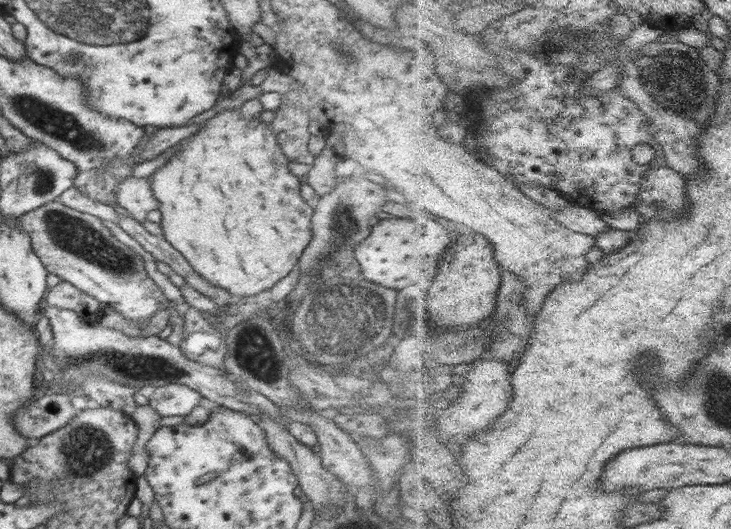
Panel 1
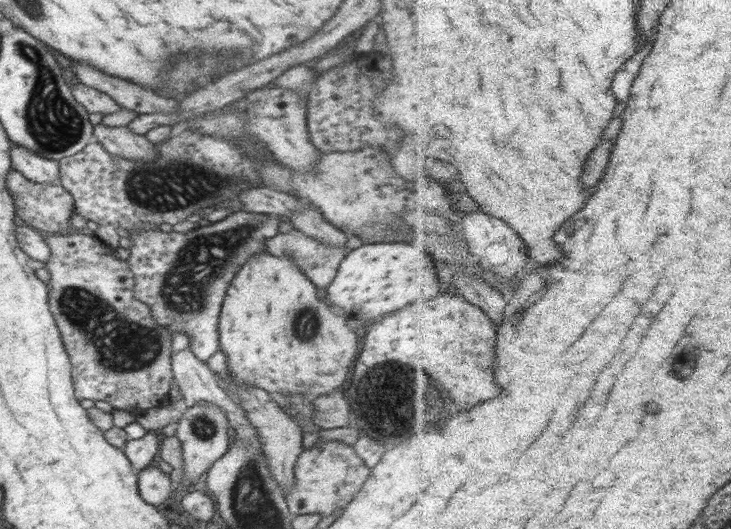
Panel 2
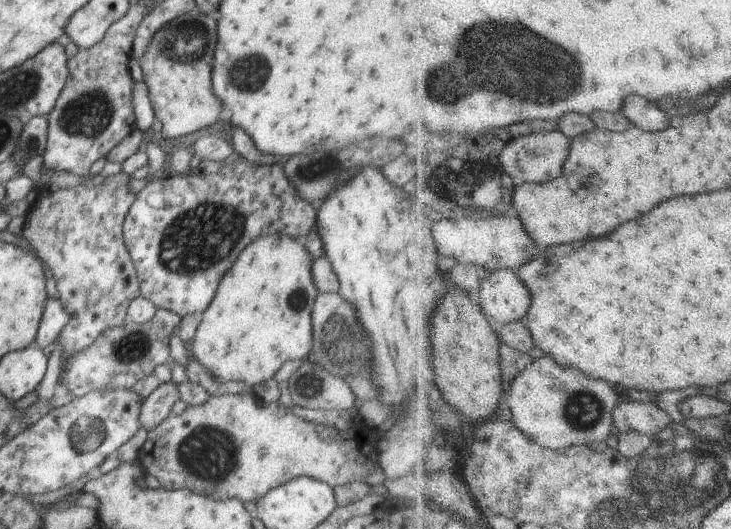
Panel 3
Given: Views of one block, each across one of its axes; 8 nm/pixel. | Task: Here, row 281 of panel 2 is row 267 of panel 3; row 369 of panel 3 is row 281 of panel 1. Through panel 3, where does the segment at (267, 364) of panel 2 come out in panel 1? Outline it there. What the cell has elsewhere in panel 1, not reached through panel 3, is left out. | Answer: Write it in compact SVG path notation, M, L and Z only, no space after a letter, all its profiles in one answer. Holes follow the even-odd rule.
M259 98L246 101L238 109L226 109L218 112L213 118L208 119L206 124L200 126L200 132L194 134L194 138L190 142L182 141L182 148L175 152L170 161L163 167L154 172L149 178L151 190L154 197L160 202L162 214L162 223L160 224L164 231L164 240L172 245L182 256L192 265L192 268L208 282L212 288L225 288L231 297L231 300L255 296L270 290L276 286L282 278L286 278L296 262L300 260L302 252L306 250L306 246L313 240L311 221L313 216L313 207L302 199L301 182L296 176L288 174L291 172L288 168L289 157L283 152L282 145L278 142L276 134L272 132L270 123L260 120L260 114L264 110Z

